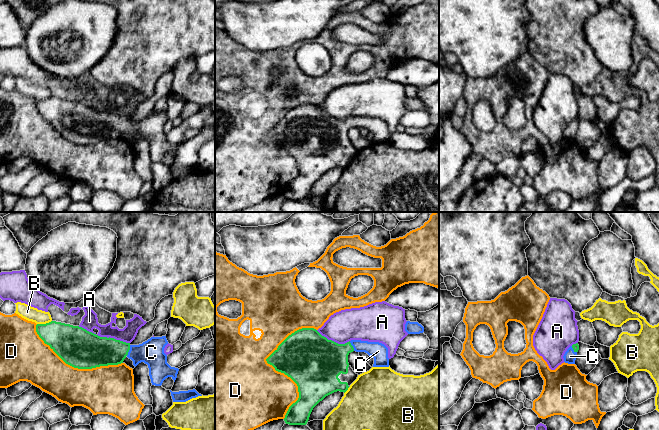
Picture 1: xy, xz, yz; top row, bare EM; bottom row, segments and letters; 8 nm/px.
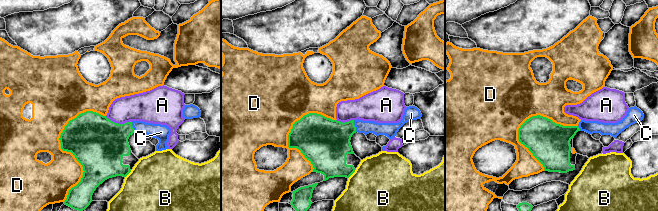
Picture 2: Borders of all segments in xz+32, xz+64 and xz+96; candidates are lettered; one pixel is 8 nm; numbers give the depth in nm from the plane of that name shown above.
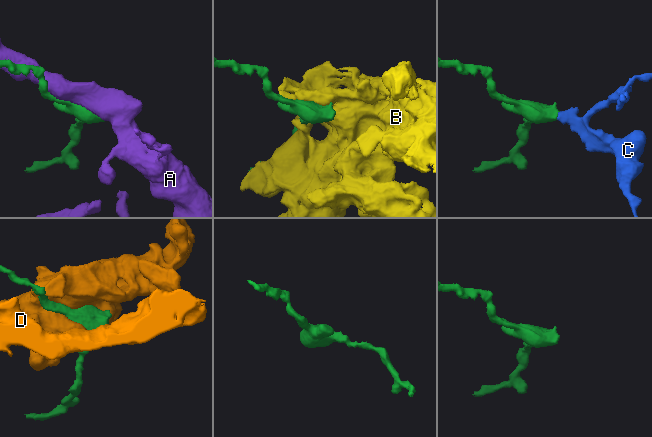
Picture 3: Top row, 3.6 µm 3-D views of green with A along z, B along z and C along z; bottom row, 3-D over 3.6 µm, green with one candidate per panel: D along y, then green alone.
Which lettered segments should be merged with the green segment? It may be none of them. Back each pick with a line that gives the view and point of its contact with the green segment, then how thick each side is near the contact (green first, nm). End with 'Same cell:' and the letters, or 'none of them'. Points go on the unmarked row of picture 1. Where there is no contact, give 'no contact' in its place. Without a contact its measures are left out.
C: meets green in xy at (129, 125); 240 nm thick on the green side, 200 nm on the other
Same cell: C

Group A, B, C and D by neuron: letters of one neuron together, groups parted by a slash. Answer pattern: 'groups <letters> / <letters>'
groups A / B / C / D

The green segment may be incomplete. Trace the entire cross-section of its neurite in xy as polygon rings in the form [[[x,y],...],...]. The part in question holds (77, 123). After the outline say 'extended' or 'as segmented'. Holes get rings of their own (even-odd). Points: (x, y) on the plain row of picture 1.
[[[56,97],[37,100],[36,108],[66,140],[74,144],[118,141],[128,133],[135,143],[141,138],[148,141],[152,161],[161,162],[166,154],[171,153],[174,158],[177,154],[179,145],[167,139],[164,129],[168,120],[166,112],[151,113],[142,120],[131,121]]]; extended

